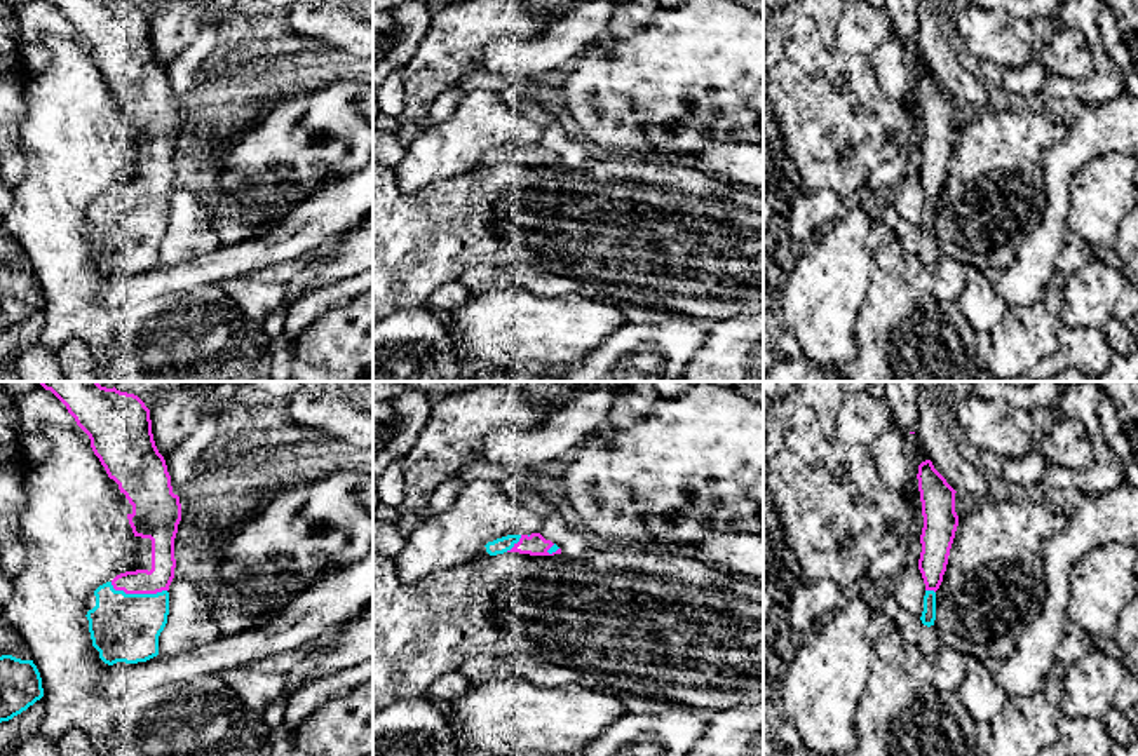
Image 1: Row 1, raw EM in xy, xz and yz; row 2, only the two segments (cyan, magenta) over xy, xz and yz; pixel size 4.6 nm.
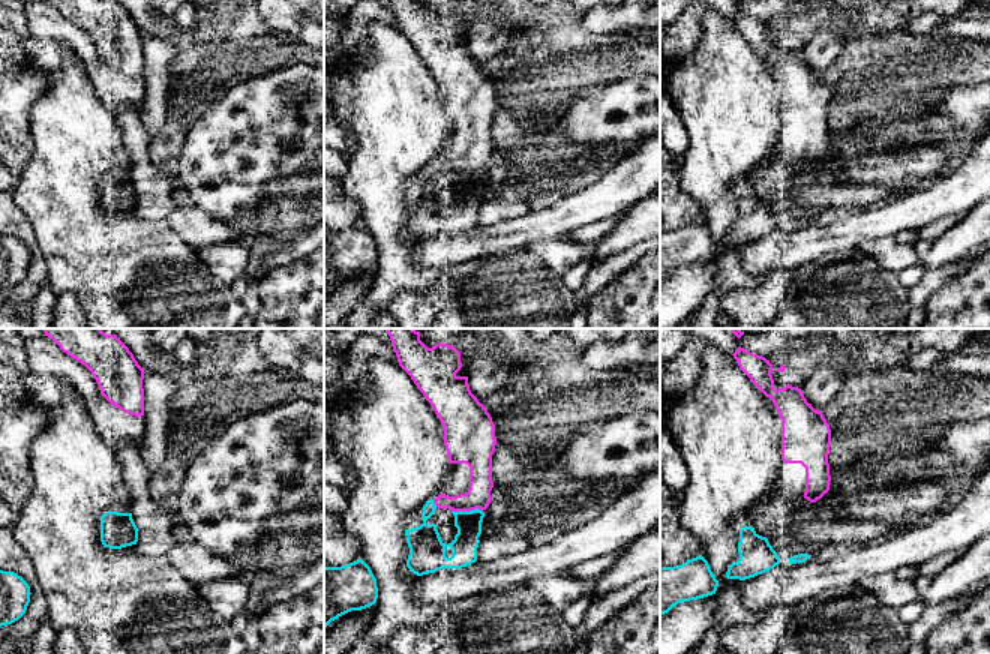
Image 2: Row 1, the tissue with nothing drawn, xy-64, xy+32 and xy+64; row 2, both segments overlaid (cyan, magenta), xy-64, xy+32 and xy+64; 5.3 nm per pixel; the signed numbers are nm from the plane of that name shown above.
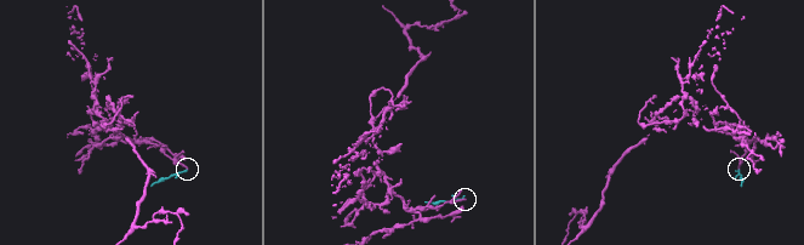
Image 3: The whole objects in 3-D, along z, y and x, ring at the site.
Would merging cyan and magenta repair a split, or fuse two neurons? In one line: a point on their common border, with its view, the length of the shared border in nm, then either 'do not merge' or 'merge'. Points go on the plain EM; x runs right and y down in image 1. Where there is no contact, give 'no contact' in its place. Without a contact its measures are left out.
xy (138, 204) | 260 nm | merge

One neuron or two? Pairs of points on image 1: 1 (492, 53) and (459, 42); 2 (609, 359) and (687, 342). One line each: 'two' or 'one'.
1: two
2: one

